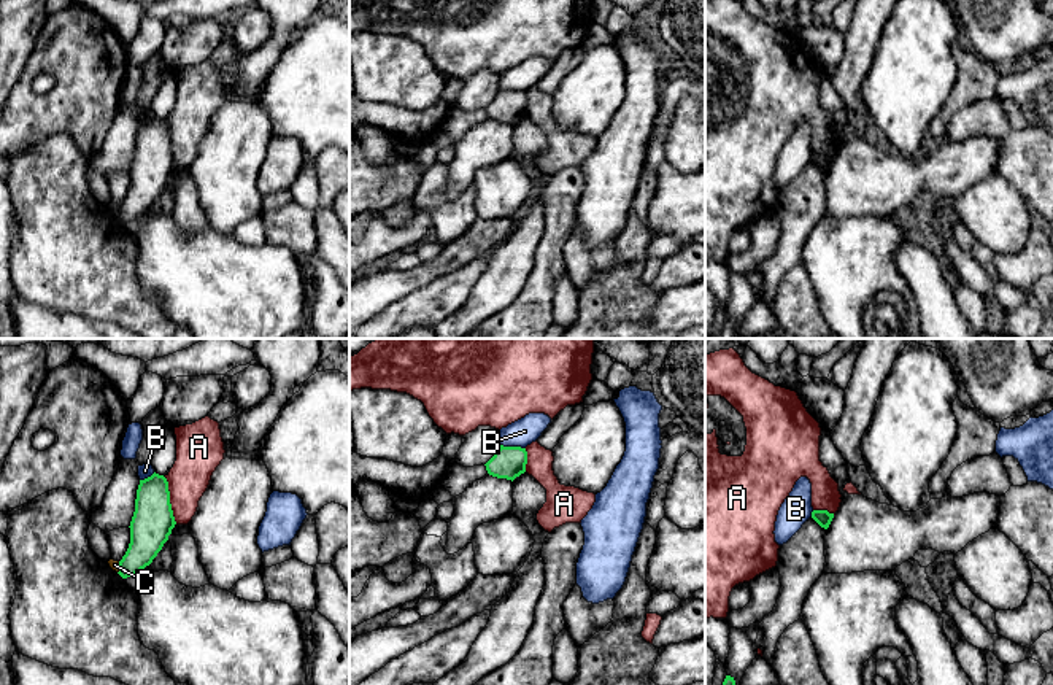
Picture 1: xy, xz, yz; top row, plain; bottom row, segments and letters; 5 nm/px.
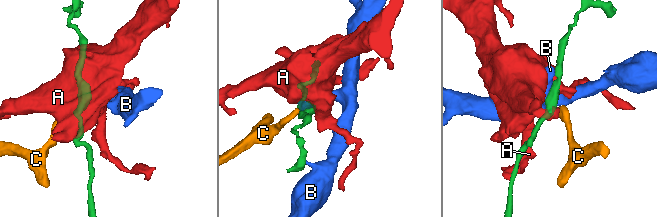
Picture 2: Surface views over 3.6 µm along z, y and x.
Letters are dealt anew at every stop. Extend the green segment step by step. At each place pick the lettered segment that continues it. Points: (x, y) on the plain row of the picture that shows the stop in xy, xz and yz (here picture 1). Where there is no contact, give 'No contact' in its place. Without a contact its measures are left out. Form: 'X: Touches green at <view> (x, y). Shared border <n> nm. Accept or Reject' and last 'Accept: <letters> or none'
A: Touches green at xy (169, 145). Shared border 240 nm. Reject
B: Touches green at xz (513, 91). Shared border 130 nm. Reject
C: Touches green at xy (119, 212). Shared border 60 nm. Reject
Accept: none

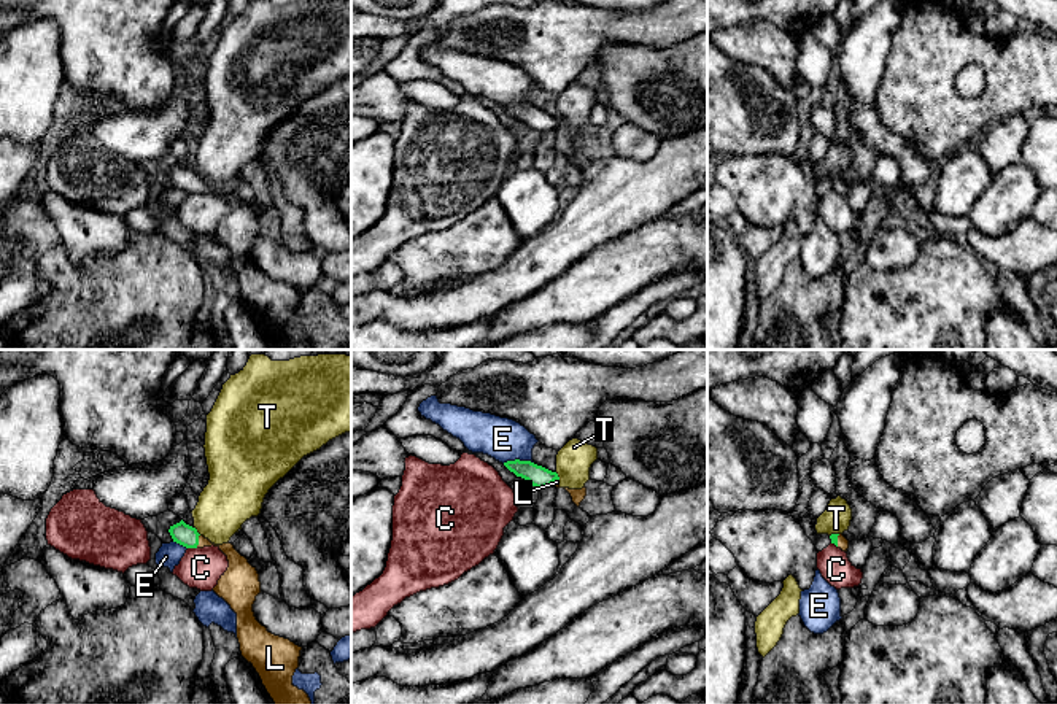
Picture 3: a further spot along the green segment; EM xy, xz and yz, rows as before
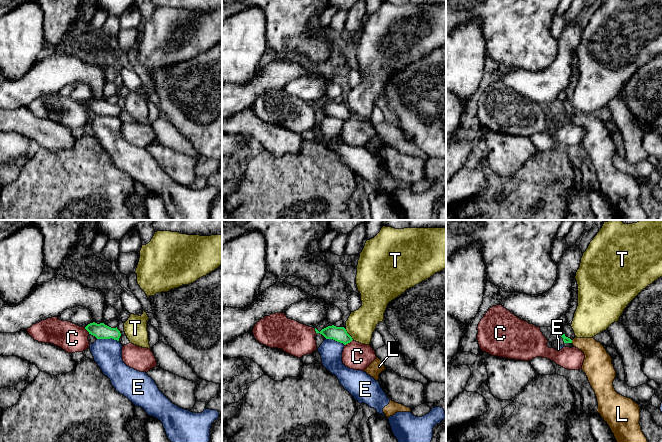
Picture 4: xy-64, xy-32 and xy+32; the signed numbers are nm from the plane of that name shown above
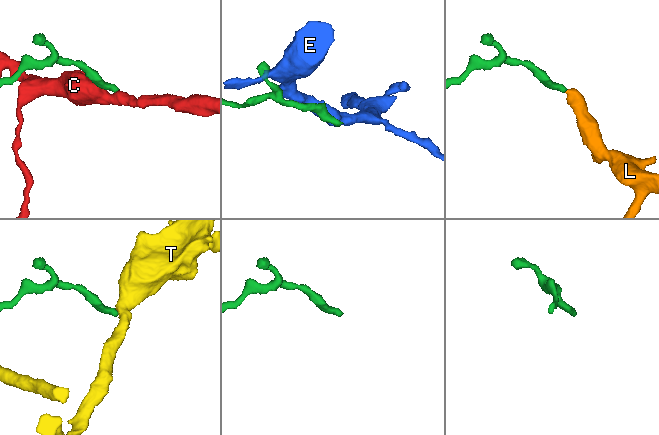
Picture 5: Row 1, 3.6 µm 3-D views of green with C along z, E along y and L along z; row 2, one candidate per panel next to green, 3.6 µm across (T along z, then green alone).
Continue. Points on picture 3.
C: Touches green at xy (193, 191). Shared border 50 nm. Reject
E: Touches green at xz (517, 104). Shared border 160 nm. Reject
L: Touches green at xy (197, 185). Shared border 70 nm. Accept
T: Touches green at xy (196, 175). Shared border 60 nm. Reject
Accept: L

